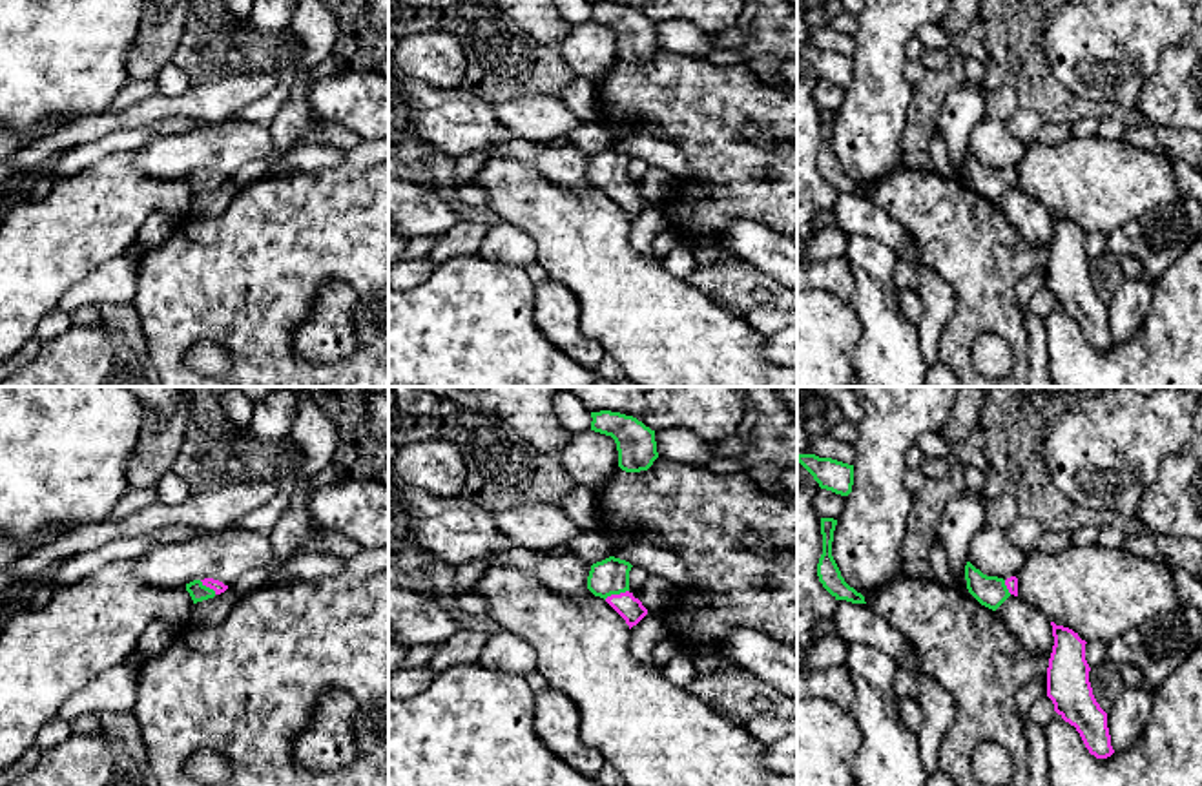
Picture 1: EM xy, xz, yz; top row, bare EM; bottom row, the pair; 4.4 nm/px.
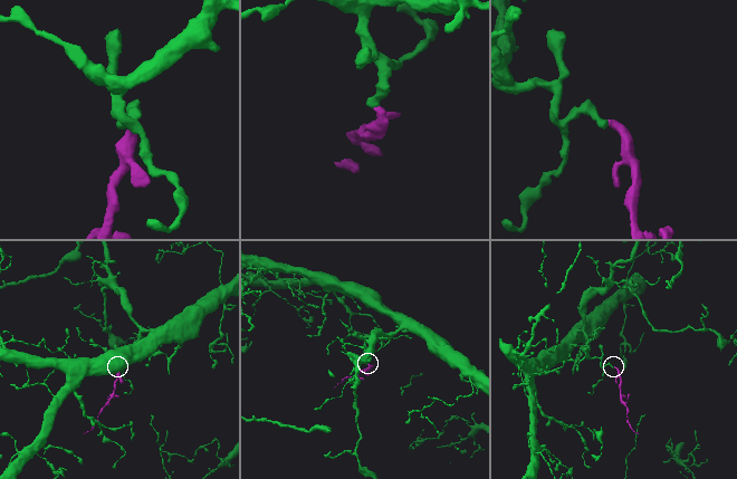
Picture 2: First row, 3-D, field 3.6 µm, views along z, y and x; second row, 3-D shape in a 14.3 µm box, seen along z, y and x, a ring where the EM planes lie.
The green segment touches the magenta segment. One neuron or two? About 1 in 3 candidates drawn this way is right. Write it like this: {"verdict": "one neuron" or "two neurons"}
{"verdict": "one neuron"}

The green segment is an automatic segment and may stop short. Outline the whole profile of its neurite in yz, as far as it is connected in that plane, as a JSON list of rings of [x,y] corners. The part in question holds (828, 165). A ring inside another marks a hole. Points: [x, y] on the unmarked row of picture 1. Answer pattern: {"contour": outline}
{"contour": [[[821,109],[823,146],[817,155],[819,173],[835,191],[846,191],[852,195],[866,195],[865,188],[845,173],[832,148],[832,133],[834,133],[835,117],[837,117],[837,111]]]}

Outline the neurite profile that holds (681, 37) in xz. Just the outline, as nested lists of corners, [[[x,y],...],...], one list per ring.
[[[664,20],[655,24],[658,49],[688,58],[706,58],[711,46],[708,33],[686,20]]]

